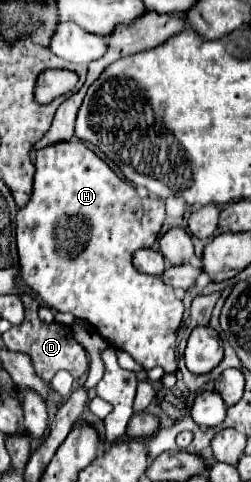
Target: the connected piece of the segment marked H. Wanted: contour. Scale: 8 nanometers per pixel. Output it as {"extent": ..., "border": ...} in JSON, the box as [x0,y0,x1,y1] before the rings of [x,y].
{"extent":[16,140,184,374],"border":[[[68,140],[68,142],[58,142],[58,144],[52,144],[52,146],[46,146],[46,148],[36,152],[34,190],[32,190],[32,196],[30,196],[28,204],[24,208],[20,208],[18,216],[16,216],[16,244],[18,244],[18,258],[20,258],[20,278],[24,280],[26,286],[30,286],[38,294],[38,298],[44,304],[48,304],[48,308],[52,308],[56,312],[70,312],[76,318],[86,320],[110,344],[114,344],[116,348],[128,352],[144,370],[150,370],[154,366],[162,366],[164,372],[172,374],[172,372],[176,372],[176,330],[178,330],[178,326],[182,322],[182,314],[184,314],[182,300],[178,300],[174,290],[170,286],[166,286],[158,276],[140,274],[132,266],[132,260],[130,260],[132,254],[138,248],[150,248],[154,244],[154,240],[158,238],[162,222],[164,222],[164,202],[154,200],[154,198],[140,198],[136,194],[136,190],[124,178],[114,174],[112,168],[106,162],[102,162],[92,150],[88,150],[80,140]]]}

